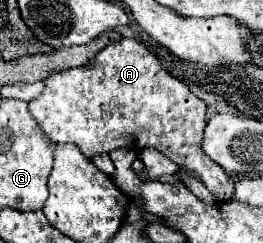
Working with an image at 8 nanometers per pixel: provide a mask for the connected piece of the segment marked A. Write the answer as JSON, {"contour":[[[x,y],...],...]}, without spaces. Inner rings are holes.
{"contour":[[[121,39],[117,43],[111,43],[105,49],[101,49],[89,65],[51,73],[43,83],[45,89],[49,91],[33,99],[29,103],[29,111],[53,141],[75,143],[81,149],[81,153],[89,159],[97,153],[111,153],[113,149],[119,147],[123,149],[155,147],[181,169],[195,173],[205,183],[205,187],[217,197],[217,201],[227,201],[233,197],[235,189],[233,177],[227,175],[215,161],[211,161],[205,155],[205,151],[201,151],[207,105],[201,99],[197,99],[181,79],[165,71],[159,65],[159,59],[153,53],[149,53],[149,49],[139,39]]]}

